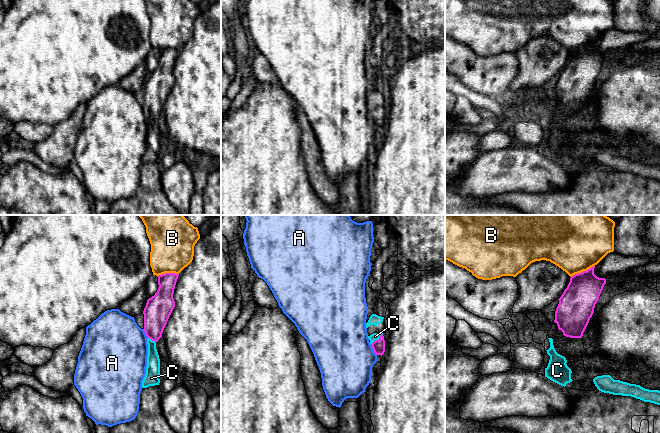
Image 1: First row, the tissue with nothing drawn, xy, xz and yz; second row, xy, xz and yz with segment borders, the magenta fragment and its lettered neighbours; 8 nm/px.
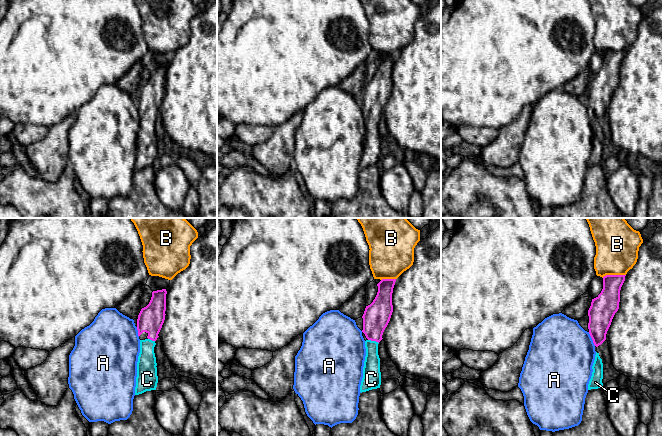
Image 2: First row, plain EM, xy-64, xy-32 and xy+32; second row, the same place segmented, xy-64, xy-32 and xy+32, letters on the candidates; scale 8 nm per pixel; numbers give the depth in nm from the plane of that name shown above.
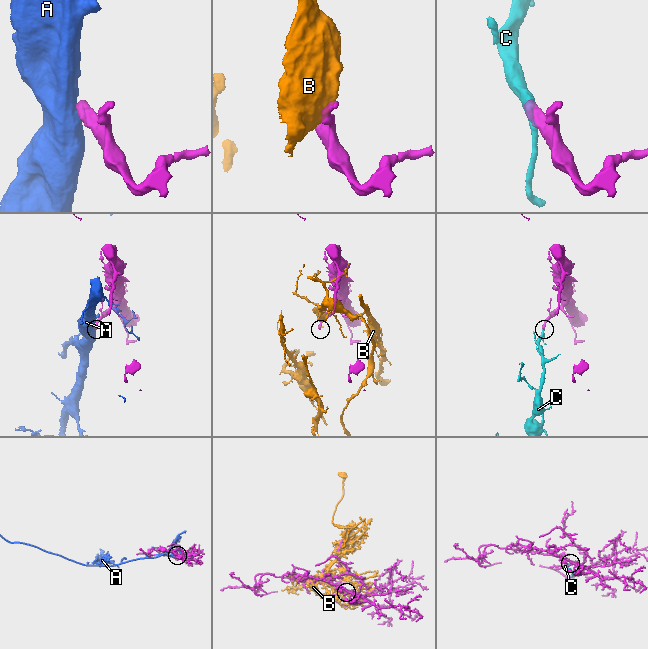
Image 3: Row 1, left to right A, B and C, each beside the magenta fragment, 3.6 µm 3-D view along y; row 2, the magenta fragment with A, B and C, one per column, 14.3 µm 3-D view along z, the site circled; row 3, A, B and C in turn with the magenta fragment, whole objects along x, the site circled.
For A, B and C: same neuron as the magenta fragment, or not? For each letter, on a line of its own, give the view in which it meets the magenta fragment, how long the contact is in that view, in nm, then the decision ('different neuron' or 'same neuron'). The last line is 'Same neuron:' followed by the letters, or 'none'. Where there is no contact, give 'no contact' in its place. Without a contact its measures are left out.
A: xz | 110 nm | different neuron
B: yz | 220 nm | different neuron
C: xz | 130 nm | same neuron
Same neuron: C

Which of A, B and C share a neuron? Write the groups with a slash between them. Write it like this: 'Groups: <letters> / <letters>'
Groups: A / B / C

